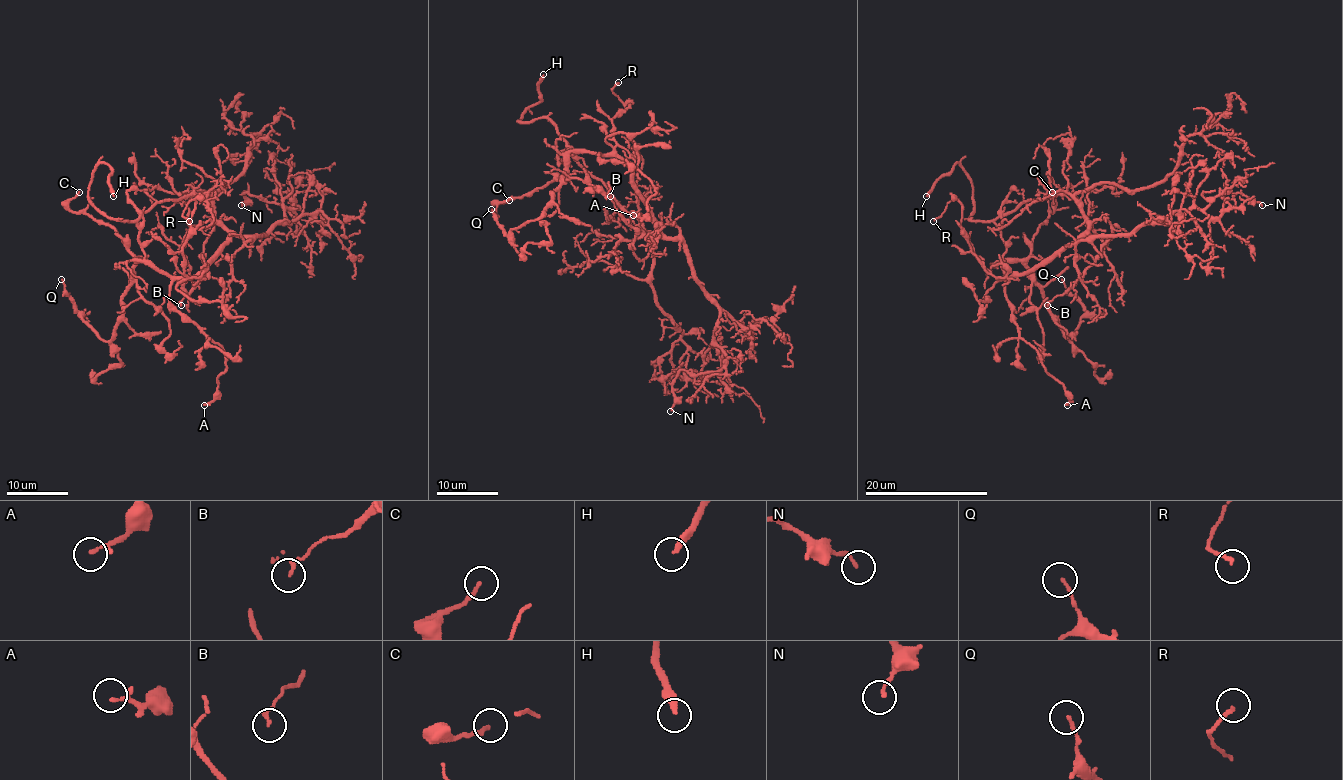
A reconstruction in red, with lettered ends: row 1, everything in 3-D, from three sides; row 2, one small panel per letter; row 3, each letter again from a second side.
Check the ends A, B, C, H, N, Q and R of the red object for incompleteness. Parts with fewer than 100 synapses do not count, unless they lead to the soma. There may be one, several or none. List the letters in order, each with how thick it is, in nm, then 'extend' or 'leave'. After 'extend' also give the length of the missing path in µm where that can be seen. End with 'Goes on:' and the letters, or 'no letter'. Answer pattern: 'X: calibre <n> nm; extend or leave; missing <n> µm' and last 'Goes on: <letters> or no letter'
A: calibre 150 nm; leave
B: calibre 160 nm; leave
C: calibre 180 nm; leave
H: calibre 280 nm; extend; missing 30 µm
N: calibre 140 nm; leave
Q: calibre 130 nm; leave
R: calibre 150 nm; leave
Goes on: H

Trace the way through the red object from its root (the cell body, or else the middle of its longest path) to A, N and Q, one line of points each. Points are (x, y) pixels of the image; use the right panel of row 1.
A: (1050, 256), (1009, 278), (1006, 299), (1012, 305), (1018, 335), (1036, 350), (1042, 367), (1062, 385), (1067, 405)
N: (1050, 256), (1085, 235), (1174, 224), (1191, 209), (1218, 216), (1225, 193), (1244, 193), (1262, 205)
Q: (1050, 256), (1026, 272), (1004, 273), (1004, 261), (1024, 265), (1070, 341), (1085, 310), (1061, 279)

